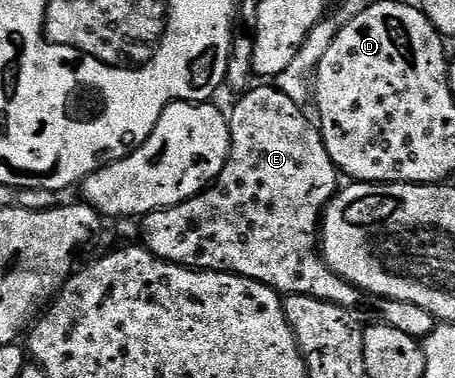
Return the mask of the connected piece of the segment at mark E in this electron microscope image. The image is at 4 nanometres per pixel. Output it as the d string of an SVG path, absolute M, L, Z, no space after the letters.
M260 83L255 87L249 88L246 93L248 102L245 105L236 105L230 109L228 117L228 126L230 127L230 151L226 163L222 167L222 171L216 177L208 188L204 189L198 195L194 195L190 199L186 199L182 203L178 203L169 209L159 209L153 213L145 213L140 225L140 237L144 248L149 249L156 257L160 257L169 265L185 265L188 269L203 269L210 273L233 273L239 277L245 277L251 281L262 283L266 287L275 289L281 295L306 295L314 299L322 299L326 303L334 303L338 307L349 311L357 311L364 305L366 300L365 294L356 286L351 285L346 279L342 279L332 269L328 268L324 258L318 248L318 230L320 222L324 216L324 208L332 201L338 192L338 184L336 185L336 177L338 178L338 170L336 164L330 159L330 155L324 146L324 140L320 134L319 128L315 124L308 122L308 117L303 113L304 109L295 103L290 96L284 94L282 90L276 88L272 83Z

